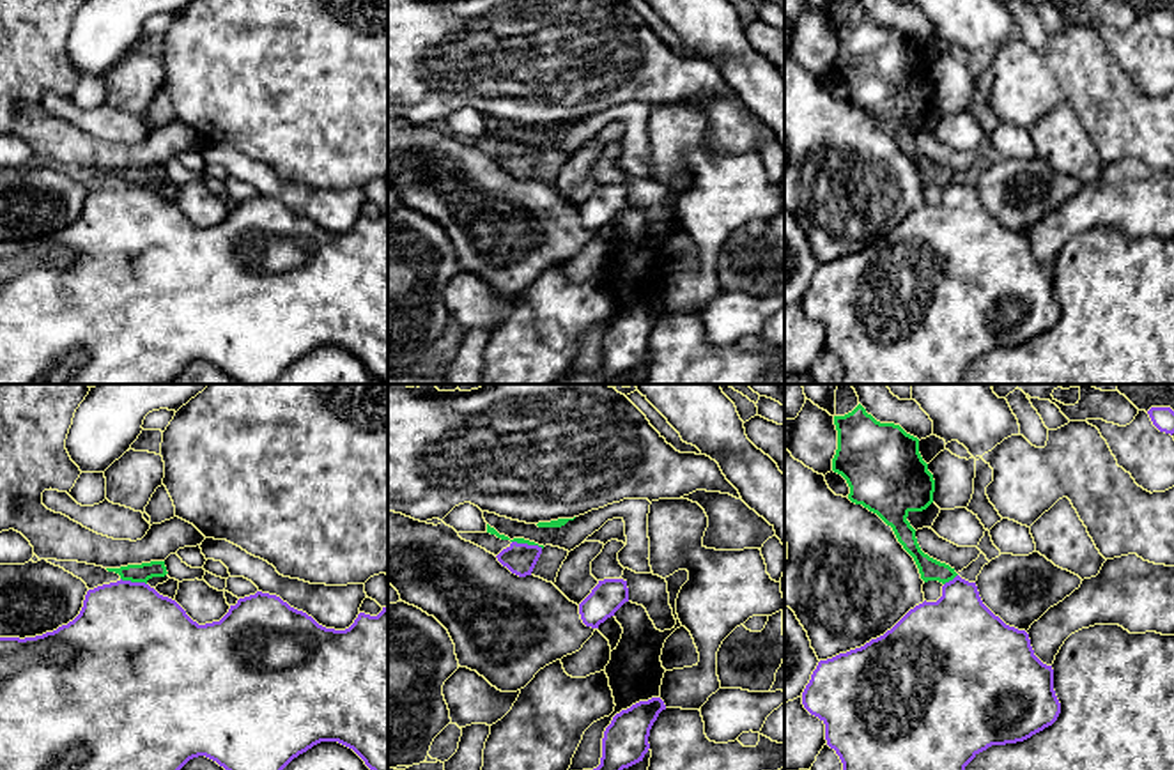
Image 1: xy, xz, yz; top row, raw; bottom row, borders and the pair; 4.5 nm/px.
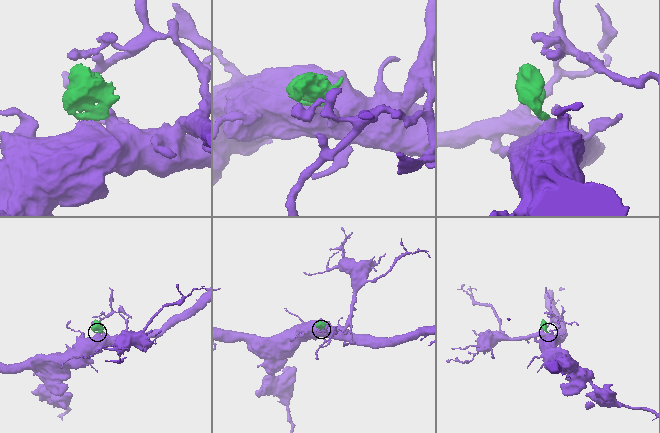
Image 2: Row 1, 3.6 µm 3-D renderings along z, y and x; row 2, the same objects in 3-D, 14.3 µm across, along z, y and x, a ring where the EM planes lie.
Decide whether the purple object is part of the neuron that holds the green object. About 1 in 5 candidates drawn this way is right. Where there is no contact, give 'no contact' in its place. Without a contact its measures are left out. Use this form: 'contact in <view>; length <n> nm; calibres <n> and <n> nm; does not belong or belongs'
contact in xz; length 150 nm; calibres 30 and 140 nm; does not belong

